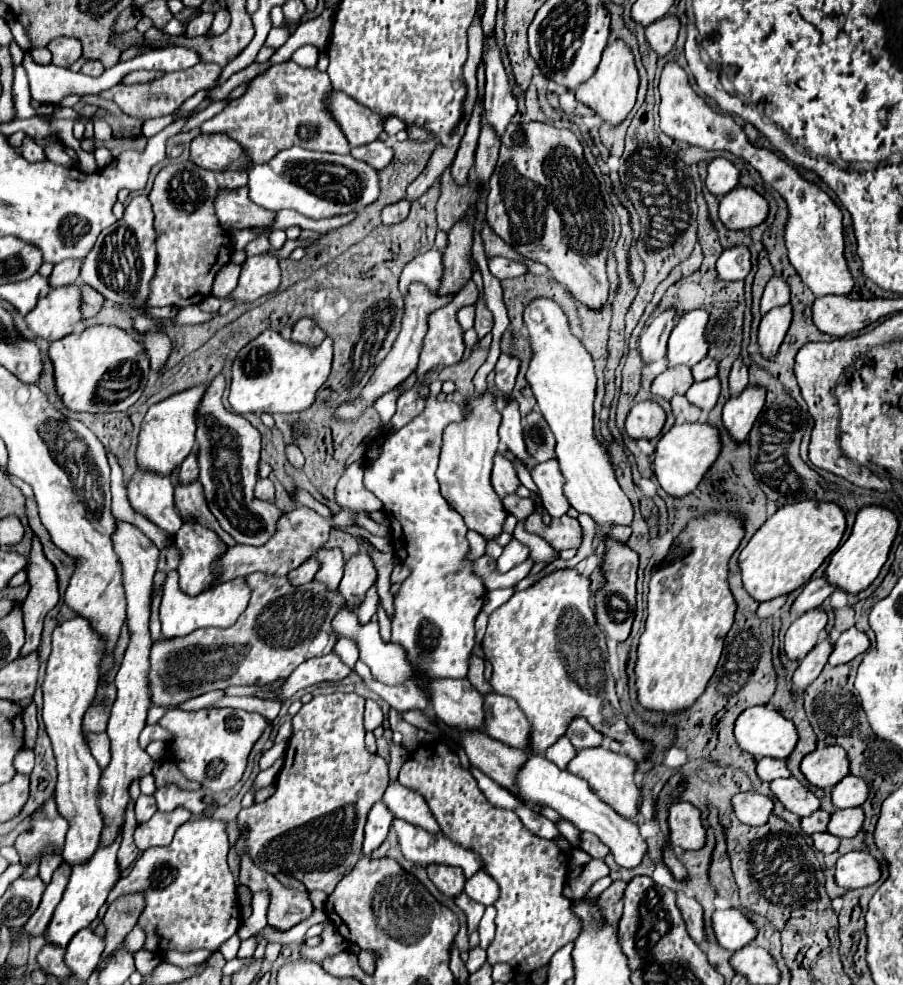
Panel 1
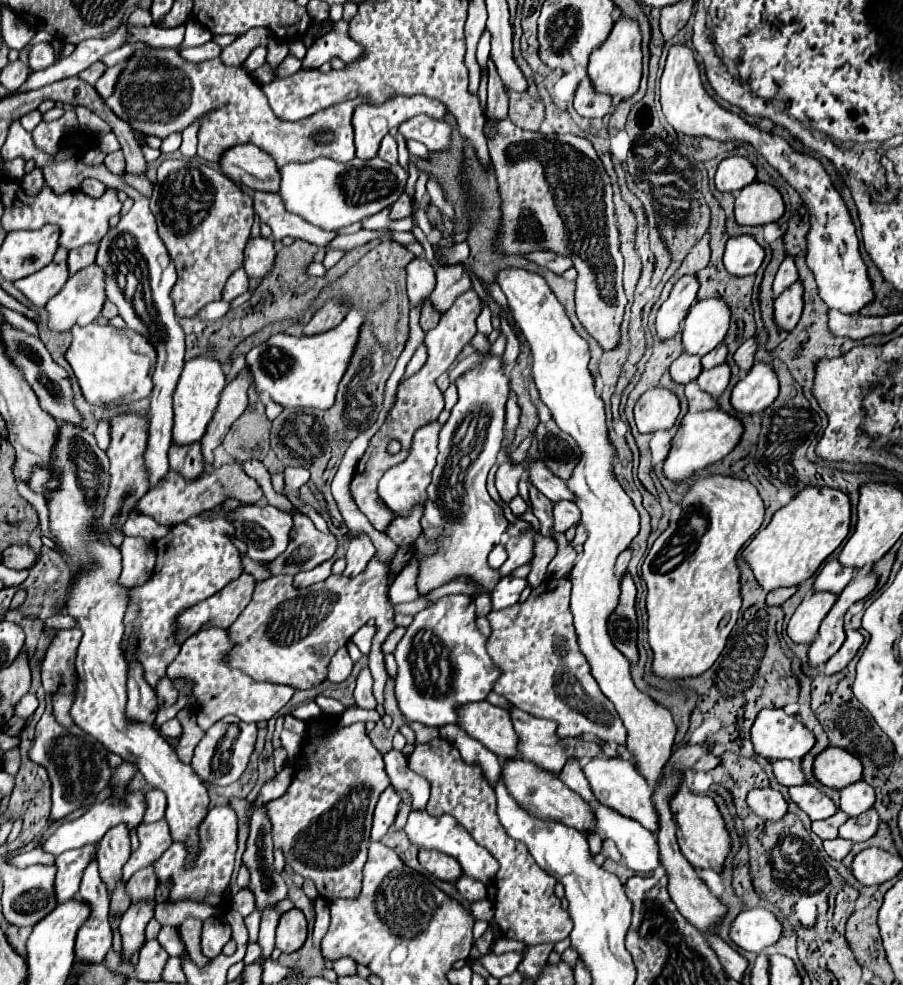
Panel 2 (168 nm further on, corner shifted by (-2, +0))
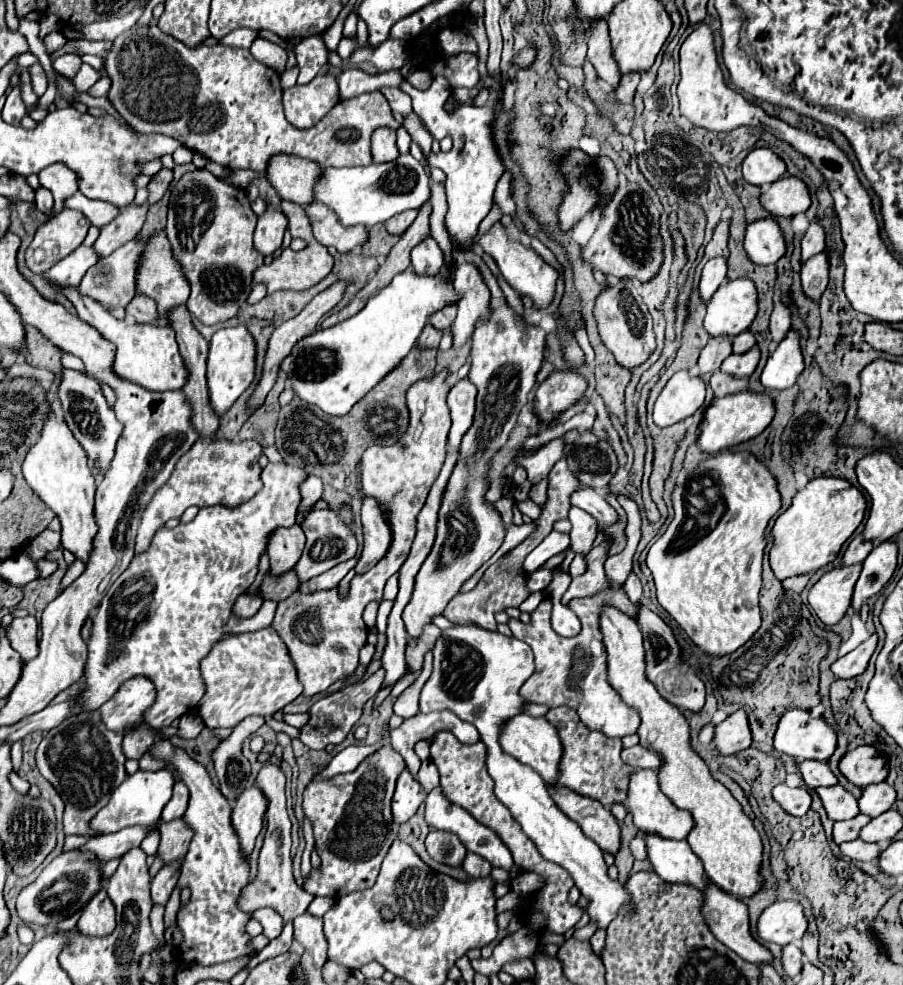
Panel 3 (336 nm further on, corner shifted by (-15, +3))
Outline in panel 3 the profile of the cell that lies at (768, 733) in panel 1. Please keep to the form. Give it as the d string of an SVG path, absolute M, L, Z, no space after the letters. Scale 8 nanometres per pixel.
M789 710L779 720L775 750L793 756L797 762L827 762L837 748L837 734L823 718L813 718L803 710Z

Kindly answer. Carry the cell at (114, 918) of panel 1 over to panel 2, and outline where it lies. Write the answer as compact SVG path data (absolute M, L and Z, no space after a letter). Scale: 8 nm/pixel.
M152 865L140 869L138 873L134 873L128 883L126 883L126 893L130 895L132 903L138 903L138 901L154 901L156 897L156 887L158 887L158 881L156 881L156 875L152 871Z

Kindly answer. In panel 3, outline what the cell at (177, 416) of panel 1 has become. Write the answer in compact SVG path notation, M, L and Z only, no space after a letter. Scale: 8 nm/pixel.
M237 324L231 328L221 328L213 334L211 344L209 344L209 358L207 358L207 386L209 386L211 404L217 416L221 416L253 382L255 356L257 356L255 338L247 330L247 326Z

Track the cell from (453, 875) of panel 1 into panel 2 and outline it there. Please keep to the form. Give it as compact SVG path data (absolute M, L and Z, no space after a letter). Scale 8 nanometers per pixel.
M422 849L422 851L418 851L418 861L426 871L430 871L432 875L436 875L438 879L442 879L446 883L456 883L458 877L462 875L462 867L458 865L458 861L440 851Z

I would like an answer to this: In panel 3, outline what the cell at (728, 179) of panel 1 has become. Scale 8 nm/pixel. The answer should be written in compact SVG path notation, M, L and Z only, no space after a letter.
M755 148L743 160L743 176L749 184L773 184L787 172L785 162L769 148Z

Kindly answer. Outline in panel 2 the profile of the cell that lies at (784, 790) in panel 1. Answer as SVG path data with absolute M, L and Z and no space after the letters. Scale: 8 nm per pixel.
M796 785L796 787L790 787L788 789L790 793L790 799L812 819L828 819L836 813L836 807L834 803L824 795L820 793L816 787L812 785Z

